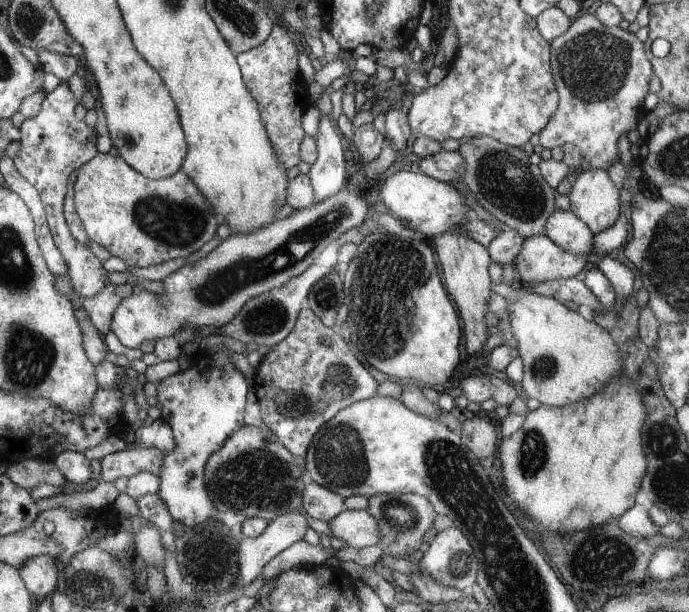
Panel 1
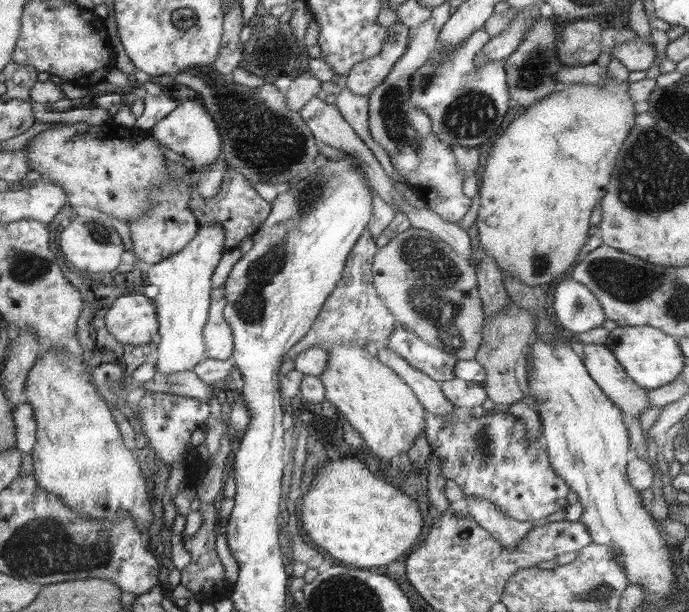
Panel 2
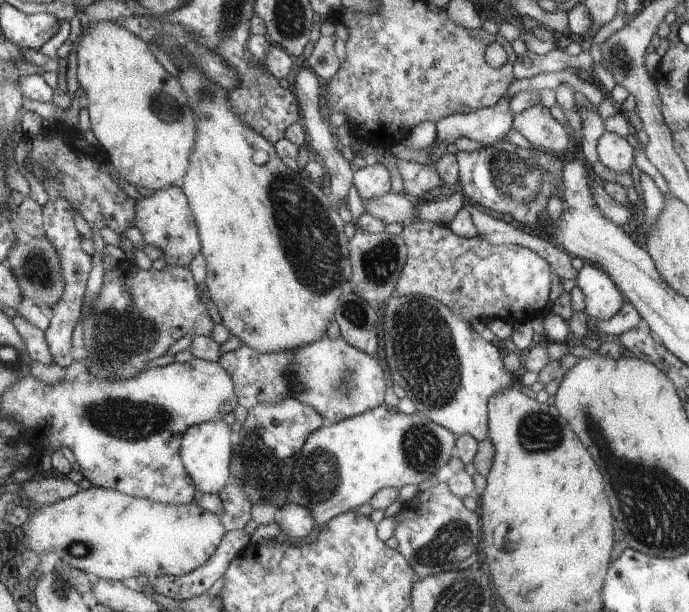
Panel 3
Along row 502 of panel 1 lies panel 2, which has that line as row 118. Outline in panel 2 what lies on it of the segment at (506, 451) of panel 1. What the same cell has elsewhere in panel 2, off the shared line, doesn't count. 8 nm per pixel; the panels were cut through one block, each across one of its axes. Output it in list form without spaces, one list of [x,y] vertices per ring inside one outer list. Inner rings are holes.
[[[607,76],[607,84],[603,88],[591,84],[578,84],[577,82],[558,86],[557,91],[545,96],[540,104],[534,104],[532,108],[530,106],[525,108],[524,113],[518,115],[516,120],[512,120],[510,126],[504,130],[504,134],[494,144],[491,144],[490,148],[494,148],[494,152],[488,156],[486,166],[484,166],[486,170],[484,170],[478,184],[477,192],[478,198],[480,198],[480,209],[476,226],[478,227],[478,238],[480,238],[479,246],[486,251],[488,256],[497,261],[504,275],[513,276],[528,286],[538,284],[546,287],[546,282],[552,282],[554,278],[560,278],[562,274],[566,274],[574,266],[574,262],[578,260],[578,252],[582,250],[582,246],[588,240],[590,214],[598,206],[600,198],[606,194],[606,188],[610,184],[610,174],[614,170],[616,156],[622,148],[622,142],[626,140],[634,128],[634,102],[628,96],[629,85],[628,81],[621,82]]]

